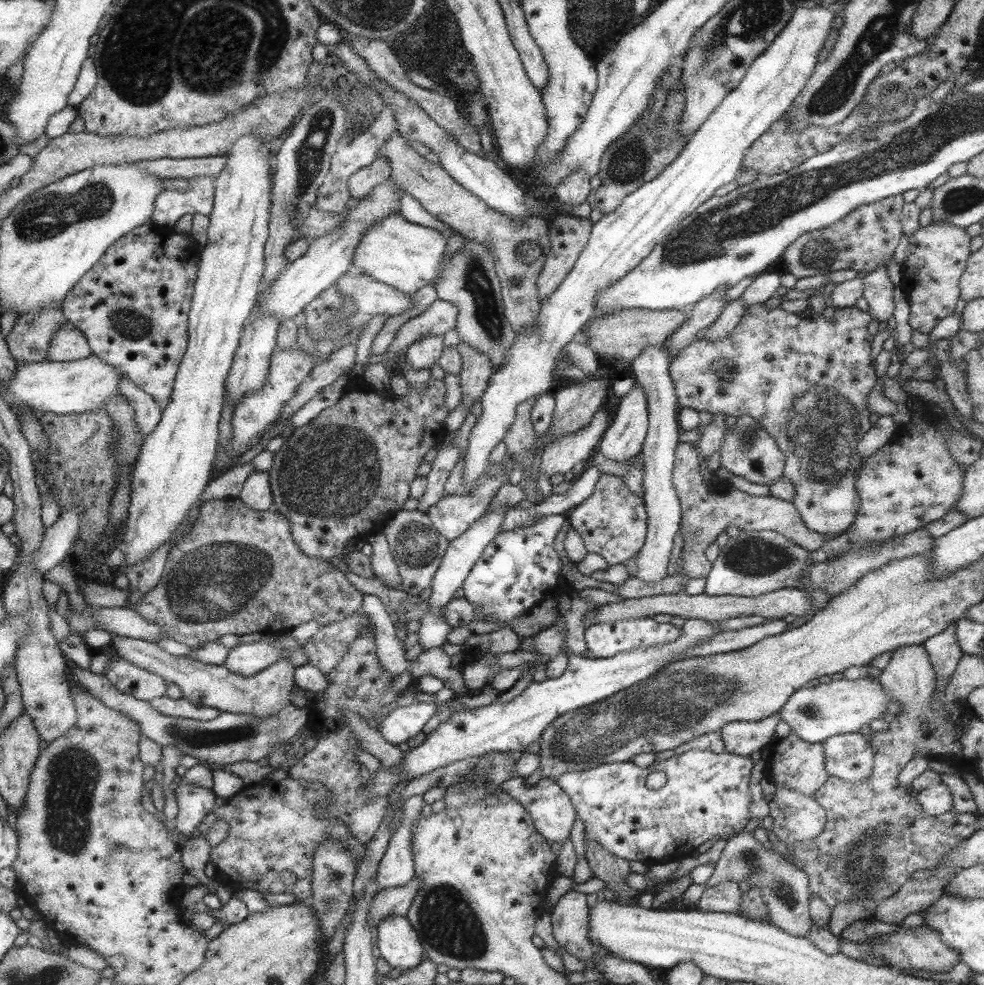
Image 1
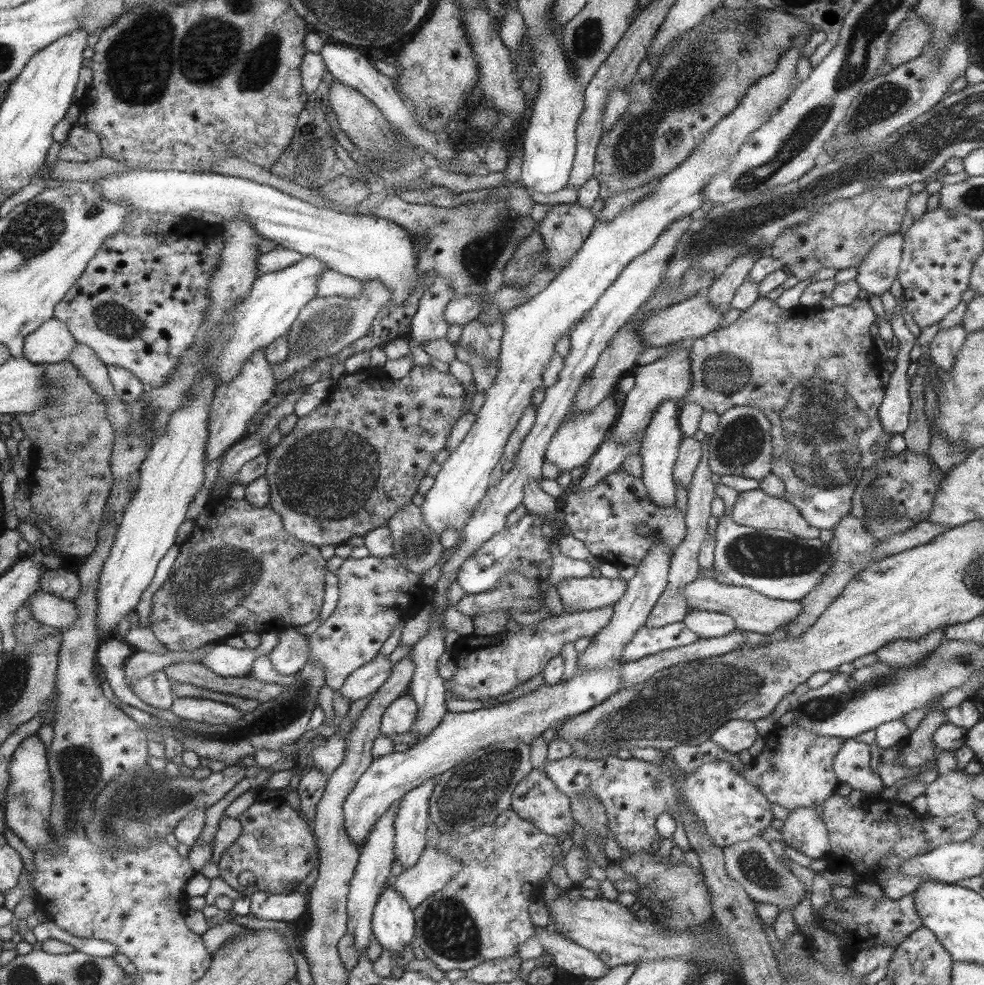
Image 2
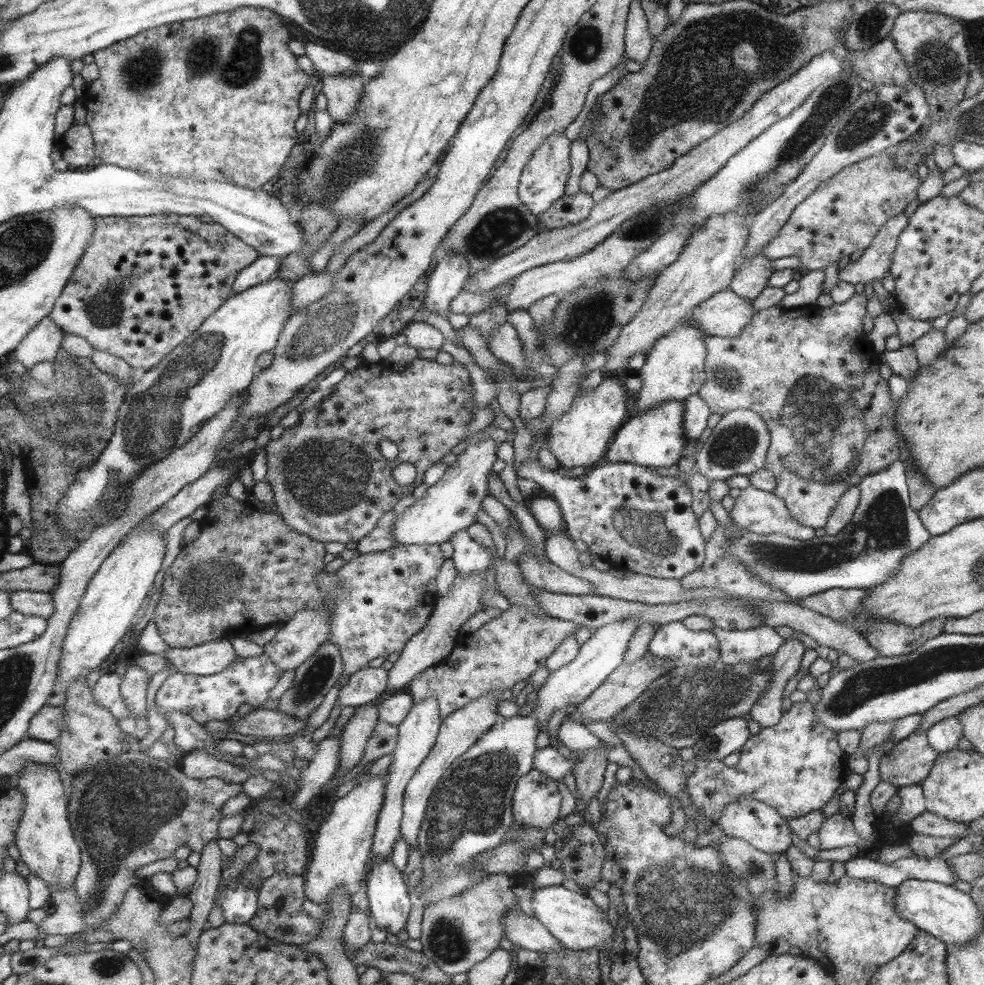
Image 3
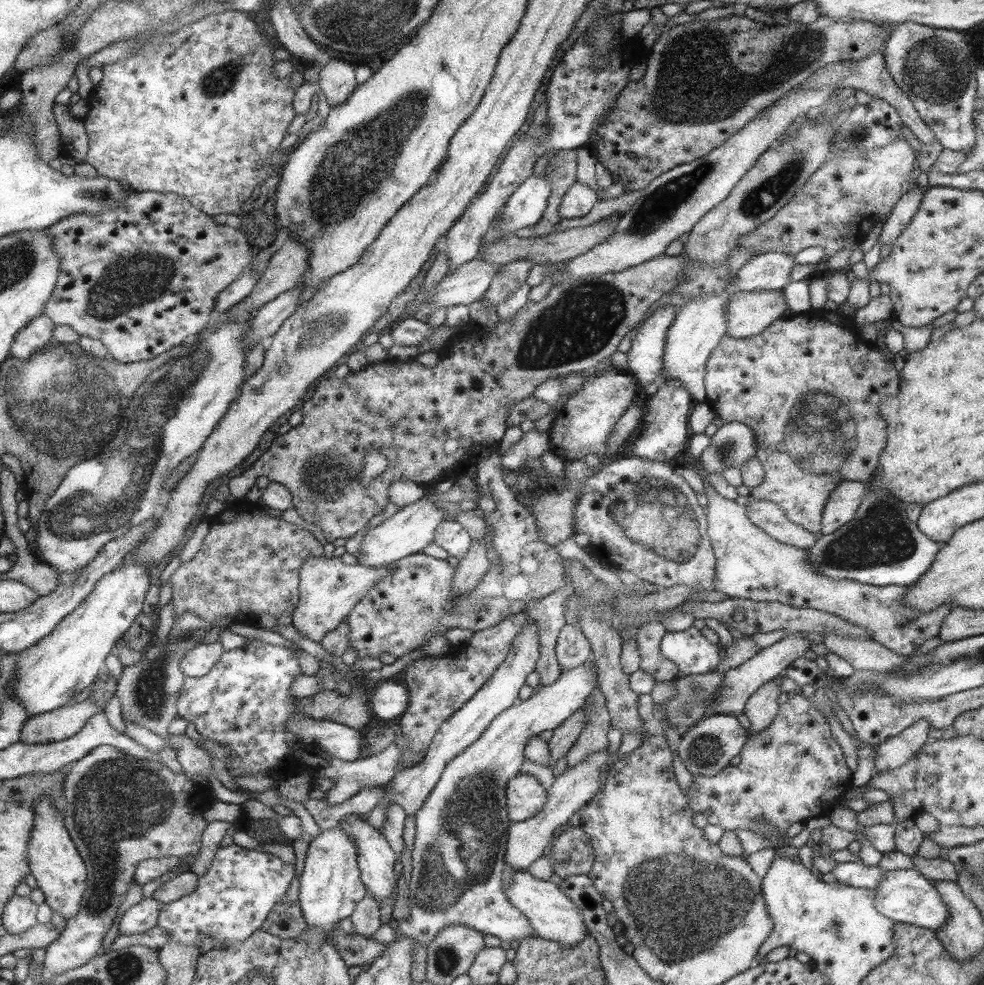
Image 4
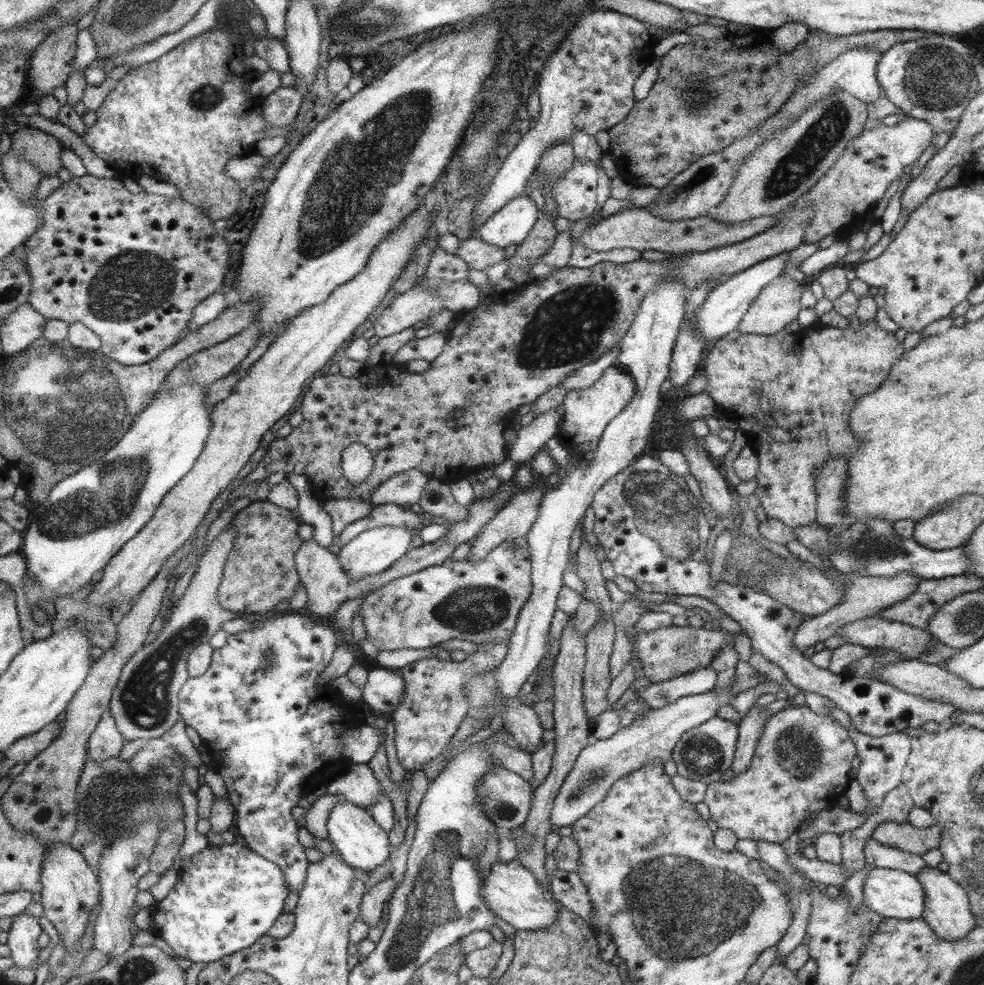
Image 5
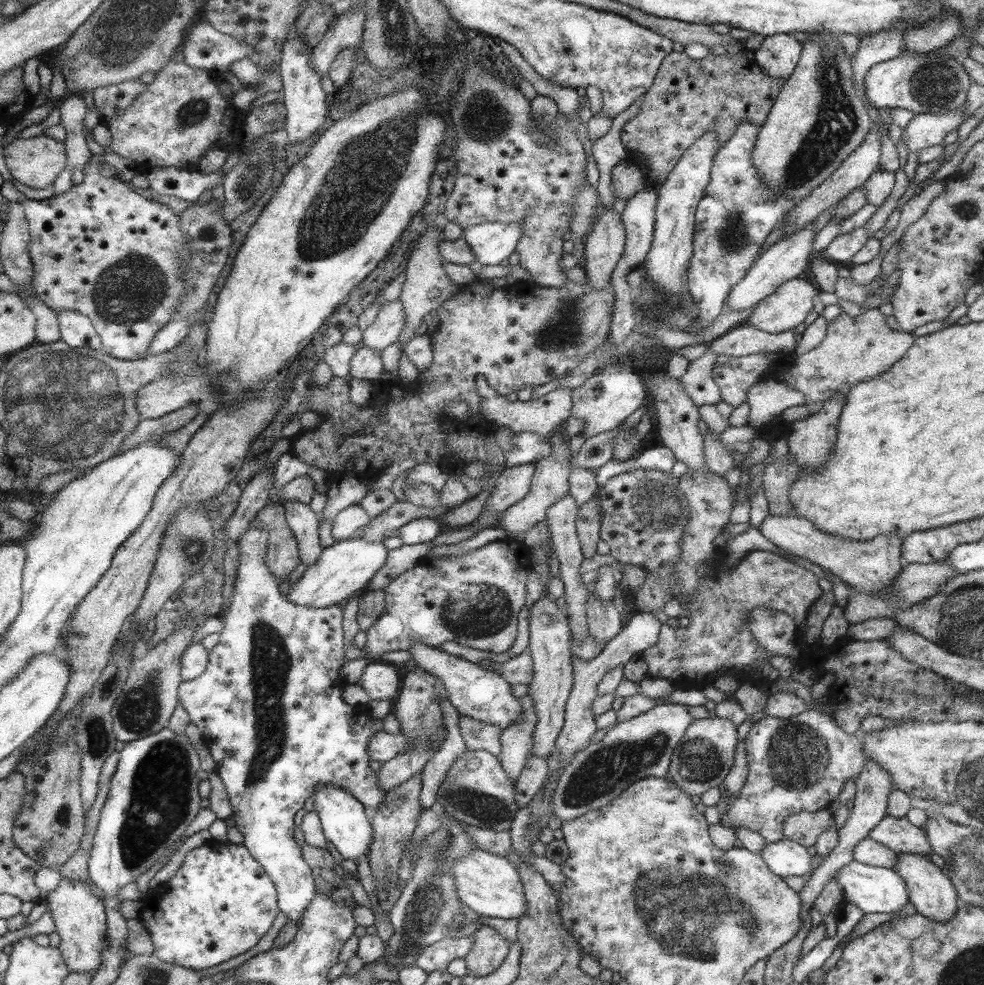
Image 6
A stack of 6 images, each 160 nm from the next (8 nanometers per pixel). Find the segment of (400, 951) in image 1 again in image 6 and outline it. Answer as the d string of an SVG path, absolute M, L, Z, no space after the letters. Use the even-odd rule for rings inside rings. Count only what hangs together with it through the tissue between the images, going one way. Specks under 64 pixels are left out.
M317 785L313 789L313 810L317 813L324 837L344 859L355 860L368 852L372 842L371 821L364 813L364 805L342 787Z

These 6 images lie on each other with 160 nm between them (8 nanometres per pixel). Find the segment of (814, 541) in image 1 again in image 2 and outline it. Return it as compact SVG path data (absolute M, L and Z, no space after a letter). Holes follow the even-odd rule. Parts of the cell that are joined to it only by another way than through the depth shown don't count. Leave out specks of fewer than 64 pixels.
M692 436L683 437L675 465L672 468L673 482L677 487L687 490L692 484L693 472L695 472L702 455L701 447L701 443ZM758 489L737 494L731 519L755 530L783 530L805 540L818 538L820 532L816 527L809 526L791 503L768 496Z

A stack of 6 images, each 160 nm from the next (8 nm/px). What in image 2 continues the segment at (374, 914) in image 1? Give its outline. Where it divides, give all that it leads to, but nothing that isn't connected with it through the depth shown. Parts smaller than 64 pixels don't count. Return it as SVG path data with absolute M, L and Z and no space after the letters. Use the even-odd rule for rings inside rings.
M435 847L432 850L425 848L415 865L392 878L391 886L414 909L428 896L441 890L461 869L460 860L451 858Z

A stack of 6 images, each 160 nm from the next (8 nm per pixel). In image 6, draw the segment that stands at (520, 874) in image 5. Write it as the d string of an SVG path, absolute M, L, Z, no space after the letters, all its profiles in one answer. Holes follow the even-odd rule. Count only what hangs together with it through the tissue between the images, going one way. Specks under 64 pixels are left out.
M473 849L465 853L461 860L452 866L452 881L455 882L456 894L460 902L479 916L489 918L518 919L527 910L523 885L519 871L504 856L491 854L489 851Z

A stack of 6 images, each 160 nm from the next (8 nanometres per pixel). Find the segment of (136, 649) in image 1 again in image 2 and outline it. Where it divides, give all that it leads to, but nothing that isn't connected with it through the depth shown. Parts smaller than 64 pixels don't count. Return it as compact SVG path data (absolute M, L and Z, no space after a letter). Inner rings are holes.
M295 627L277 632L277 644L268 654L272 667L281 675L299 672L308 660L308 636Z

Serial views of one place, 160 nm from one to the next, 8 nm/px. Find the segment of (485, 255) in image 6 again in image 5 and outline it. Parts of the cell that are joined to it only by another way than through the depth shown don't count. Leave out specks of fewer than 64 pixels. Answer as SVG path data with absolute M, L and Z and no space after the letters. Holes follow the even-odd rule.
M521 193L499 210L492 212L491 216L474 230L473 236L497 248L519 244L528 236L538 215L535 203L529 195Z

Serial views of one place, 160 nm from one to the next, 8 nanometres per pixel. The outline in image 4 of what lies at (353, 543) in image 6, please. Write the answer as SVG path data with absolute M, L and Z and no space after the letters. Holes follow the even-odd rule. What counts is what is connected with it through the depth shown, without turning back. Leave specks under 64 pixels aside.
M439 496L435 502L429 502L421 498L415 503L399 508L393 517L367 530L361 536L361 544L358 546L357 554L354 555L356 563L371 568L381 567L419 553L426 545L434 542L436 526L450 519L435 506L438 499Z

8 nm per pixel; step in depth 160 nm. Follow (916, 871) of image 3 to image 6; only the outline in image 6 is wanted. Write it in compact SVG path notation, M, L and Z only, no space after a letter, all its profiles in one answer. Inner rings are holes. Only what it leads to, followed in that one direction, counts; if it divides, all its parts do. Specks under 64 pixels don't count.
M782 838L780 841L765 843L758 854L767 863L769 870L779 878L785 876L809 875L810 856L805 848L792 840Z

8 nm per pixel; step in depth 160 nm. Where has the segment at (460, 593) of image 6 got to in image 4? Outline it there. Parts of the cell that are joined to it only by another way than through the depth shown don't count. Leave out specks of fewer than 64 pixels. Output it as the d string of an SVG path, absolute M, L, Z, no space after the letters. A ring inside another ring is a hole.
M499 453L488 456L486 459L474 463L472 482L475 486L486 487L490 490L491 498L495 503L495 509L491 514L484 516L483 522L487 530L493 534L492 546L498 563L491 565L485 574L476 582L476 585L460 596L452 594L452 580L456 573L456 568L451 567L445 559L437 559L425 554L416 553L400 561L385 564L388 575L377 582L372 589L361 599L348 617L344 619L348 624L349 644L348 648L356 651L356 658L377 658L381 653L391 654L395 658L403 656L424 644L424 642L436 632L448 630L450 628L465 628L471 632L485 630L505 621L515 614L522 613L525 606L537 599L543 599L554 590L563 585L562 565L563 559L559 557L556 550L545 544L537 532L536 522L529 512L516 502L514 494L502 481L503 467Z

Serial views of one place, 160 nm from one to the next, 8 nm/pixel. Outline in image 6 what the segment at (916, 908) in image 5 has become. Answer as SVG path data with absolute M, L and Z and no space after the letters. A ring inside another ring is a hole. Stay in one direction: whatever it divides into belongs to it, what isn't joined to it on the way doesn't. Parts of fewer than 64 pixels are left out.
M852 860L839 869L832 880L840 886L844 902L850 902L859 907L863 914L897 912L908 902L907 883L892 868L869 866Z

